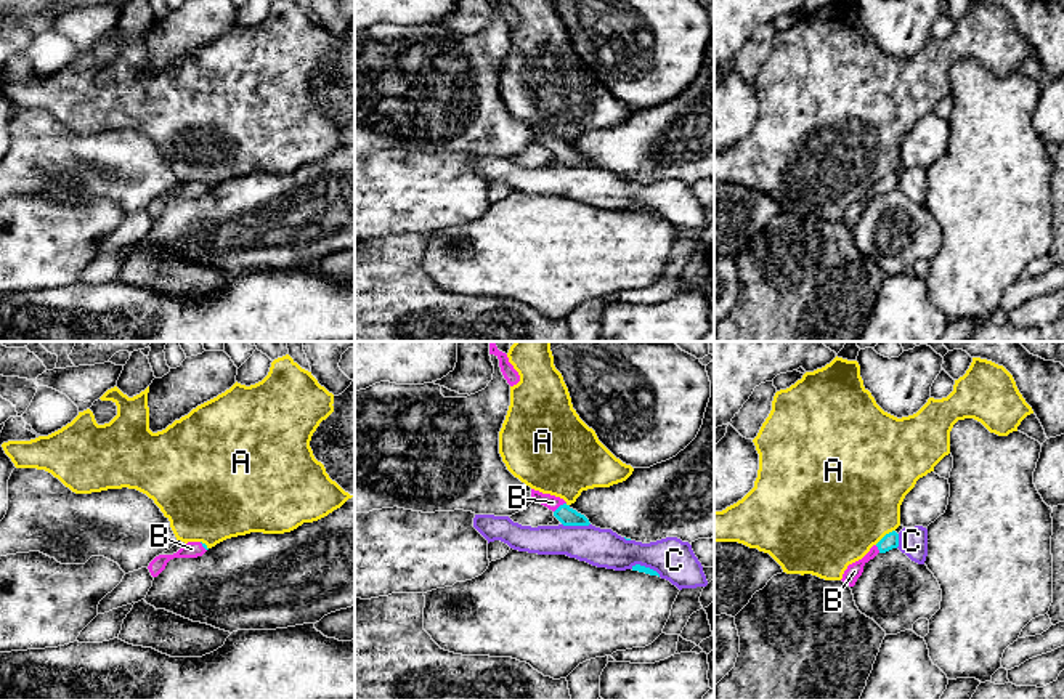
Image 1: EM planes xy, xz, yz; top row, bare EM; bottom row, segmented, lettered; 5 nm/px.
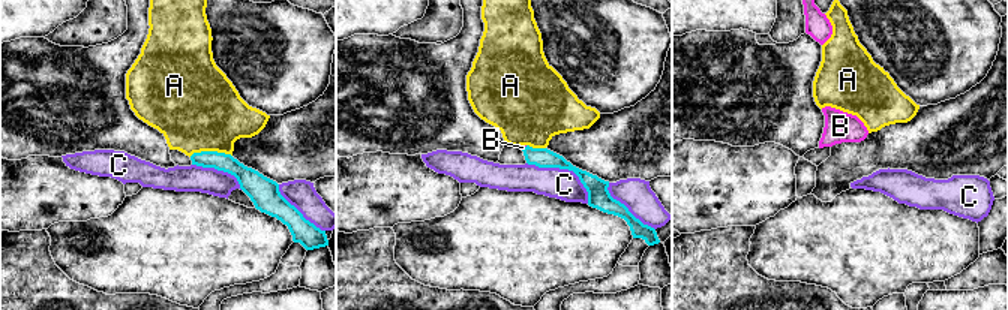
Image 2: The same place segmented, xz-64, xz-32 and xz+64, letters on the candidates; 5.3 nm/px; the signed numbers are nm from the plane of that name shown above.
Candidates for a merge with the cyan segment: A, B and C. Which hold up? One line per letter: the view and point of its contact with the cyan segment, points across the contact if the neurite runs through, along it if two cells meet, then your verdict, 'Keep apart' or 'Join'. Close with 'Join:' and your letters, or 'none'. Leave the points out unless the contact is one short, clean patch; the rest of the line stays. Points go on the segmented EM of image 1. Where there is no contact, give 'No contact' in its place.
A: Touches cyan at yz (886, 534). Keep apart
B: Touches cyan at xz (559, 507). Path across: xz (568, 517), (559, 507), (552, 502). Join
C: Touches cyan at xz (644, 566). Keep apart
Join: B

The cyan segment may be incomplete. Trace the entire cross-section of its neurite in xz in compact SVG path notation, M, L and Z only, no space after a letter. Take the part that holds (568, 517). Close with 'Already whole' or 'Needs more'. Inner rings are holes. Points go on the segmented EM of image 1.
M531 489L533 502L541 503L554 511L554 516L563 524L563 526L589 526L589 519L573 510L563 499L542 494L539 491Z. Needs more

